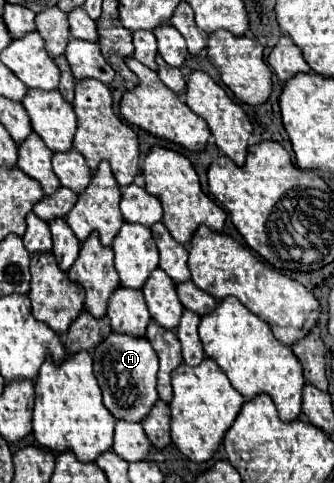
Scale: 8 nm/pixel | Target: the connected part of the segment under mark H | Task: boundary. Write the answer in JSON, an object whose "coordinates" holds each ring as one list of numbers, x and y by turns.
{"coordinates":[[110,333,108,339,102,341,94,351,94,375,102,389,104,405,114,415,114,419,140,423,150,413,150,409,158,401,156,373,158,357,148,339]]}

